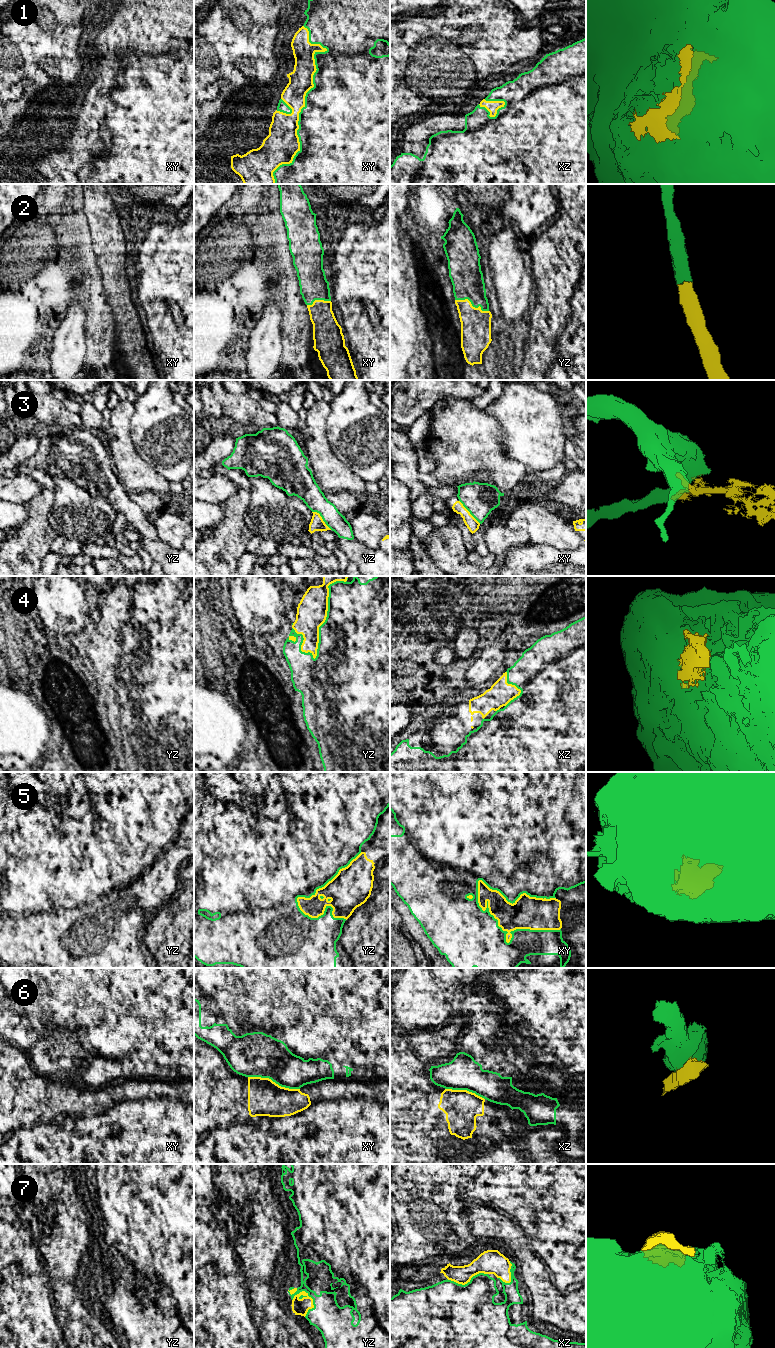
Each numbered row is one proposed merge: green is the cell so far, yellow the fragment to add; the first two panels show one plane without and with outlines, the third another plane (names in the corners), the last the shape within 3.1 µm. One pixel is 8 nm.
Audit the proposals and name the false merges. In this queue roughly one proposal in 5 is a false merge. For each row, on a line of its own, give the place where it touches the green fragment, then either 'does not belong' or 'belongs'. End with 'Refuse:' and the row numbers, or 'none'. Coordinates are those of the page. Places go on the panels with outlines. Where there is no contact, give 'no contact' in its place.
1: meets green in xy at (305, 100); belongs
2: meets green in yz at (472, 305); belongs
3: meets green in xy at (469, 511); does not belong
4: meets green in yz at (327, 612); belongs
5: meets green in xy at (504, 931); belongs
6: meets green in xy at (274, 1081); does not belong
7: meets green in yz at (309, 1296); belongs
Refuse: 3, 6

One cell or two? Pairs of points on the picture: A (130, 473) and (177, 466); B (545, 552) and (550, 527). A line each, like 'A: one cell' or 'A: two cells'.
A: two cells
B: two cells

